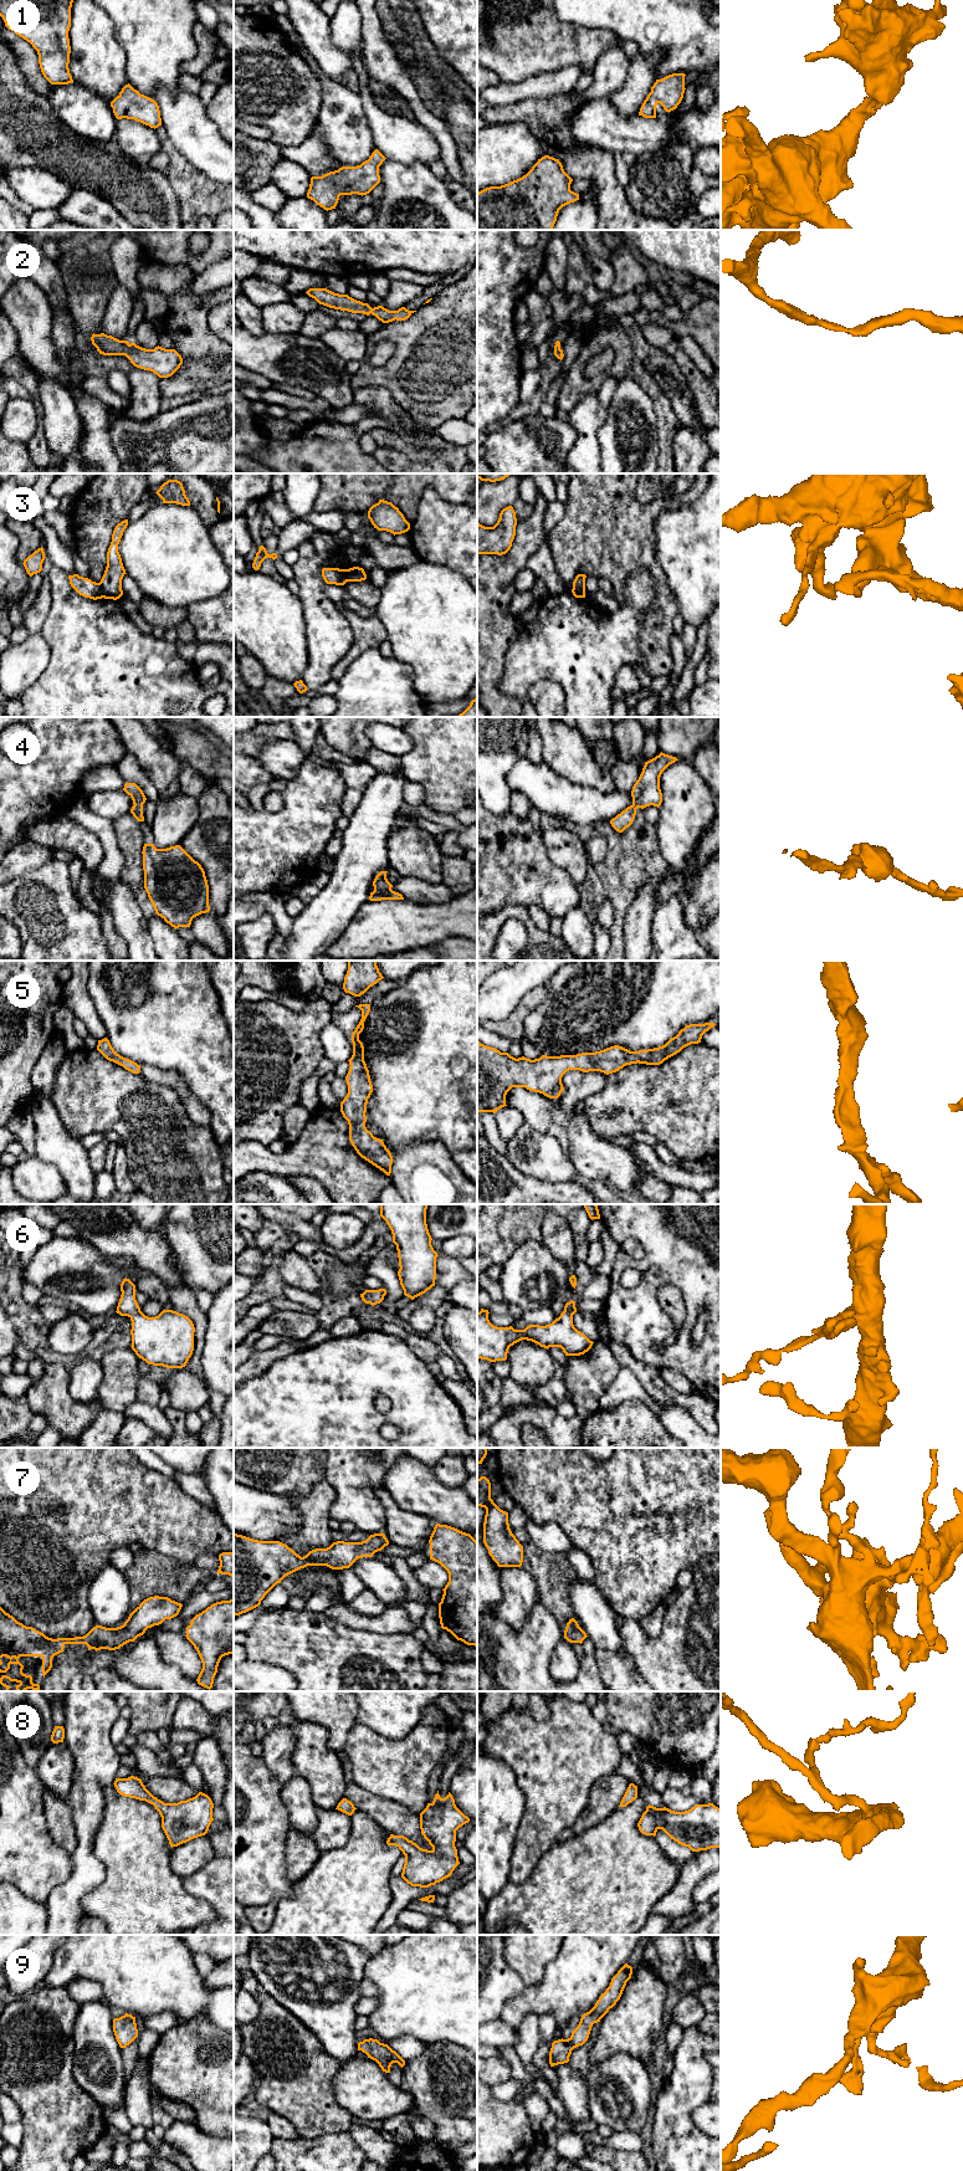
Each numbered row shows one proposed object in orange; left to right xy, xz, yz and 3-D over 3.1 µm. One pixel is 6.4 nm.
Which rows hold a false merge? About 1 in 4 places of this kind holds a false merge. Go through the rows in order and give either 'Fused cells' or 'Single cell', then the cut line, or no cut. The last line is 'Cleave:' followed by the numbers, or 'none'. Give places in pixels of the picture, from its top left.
1: Single cell. No split
2: Single cell. No split
3: Fused cells. Split along xy (98, 583), (103, 597)
4: Single cell. No split
5: Single cell. No split
6: Single cell. No split
7: Single cell. No split
8: Single cell. No split
9: Single cell. No split
Cleave: 3

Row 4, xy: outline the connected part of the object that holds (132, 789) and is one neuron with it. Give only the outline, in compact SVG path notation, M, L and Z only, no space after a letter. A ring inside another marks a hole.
M126 783L123 790L132 798L133 807L130 813L138 821L144 821L143 816L143 804L145 803L147 798L143 790L135 783Z

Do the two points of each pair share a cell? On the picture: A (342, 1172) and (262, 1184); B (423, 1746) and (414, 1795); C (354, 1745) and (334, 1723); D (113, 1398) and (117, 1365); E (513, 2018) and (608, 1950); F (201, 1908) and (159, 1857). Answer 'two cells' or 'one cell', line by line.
A: two cells
B: one cell
C: two cells
D: one cell
E: one cell
F: one cell

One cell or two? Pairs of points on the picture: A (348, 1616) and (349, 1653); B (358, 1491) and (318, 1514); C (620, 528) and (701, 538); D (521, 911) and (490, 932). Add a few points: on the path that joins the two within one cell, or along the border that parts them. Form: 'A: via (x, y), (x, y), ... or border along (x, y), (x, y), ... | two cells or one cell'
A: border along (324, 1612), (348, 1627), (377, 1633) | two cells
B: border along (324, 1478), (334, 1493), (331, 1516) | two cells
C: border along (671, 508), (664, 508), (655, 522), (659, 562) | two cells
D: via (512, 911), (507, 911), (495, 923) | one cell

